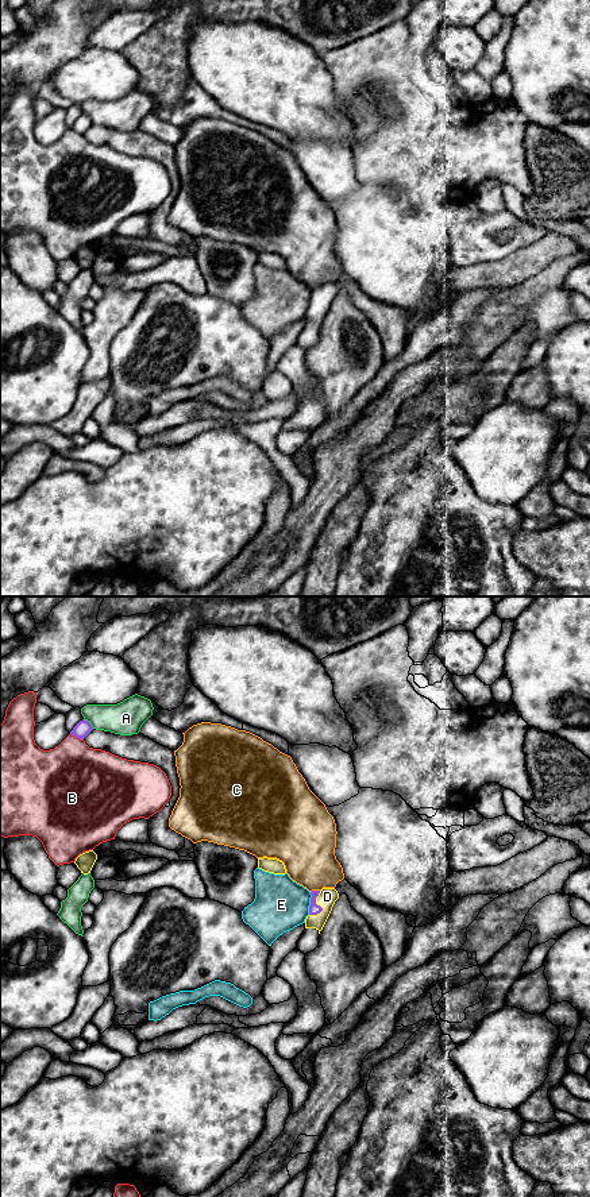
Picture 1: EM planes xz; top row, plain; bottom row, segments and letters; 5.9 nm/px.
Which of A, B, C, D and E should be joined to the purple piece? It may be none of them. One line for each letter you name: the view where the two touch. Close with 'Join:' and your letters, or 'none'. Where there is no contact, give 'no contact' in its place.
D: xz
Join: D

